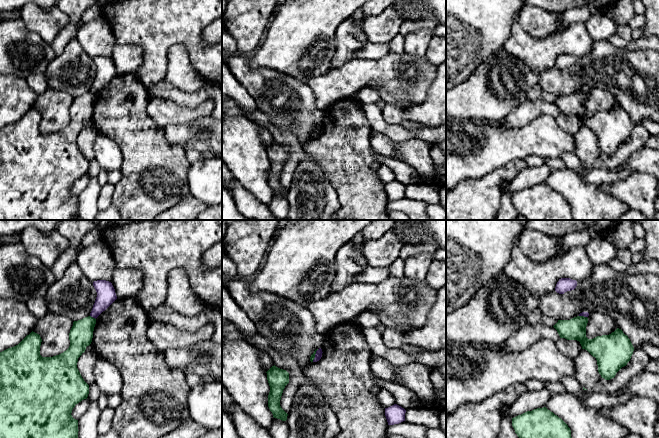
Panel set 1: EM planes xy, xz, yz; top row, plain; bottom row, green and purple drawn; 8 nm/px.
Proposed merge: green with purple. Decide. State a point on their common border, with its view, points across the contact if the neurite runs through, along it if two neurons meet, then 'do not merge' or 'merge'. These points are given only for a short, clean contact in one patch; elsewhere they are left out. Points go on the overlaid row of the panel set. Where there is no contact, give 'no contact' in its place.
contact xy (92, 317); border xy (90, 315), (95, 319); do not merge

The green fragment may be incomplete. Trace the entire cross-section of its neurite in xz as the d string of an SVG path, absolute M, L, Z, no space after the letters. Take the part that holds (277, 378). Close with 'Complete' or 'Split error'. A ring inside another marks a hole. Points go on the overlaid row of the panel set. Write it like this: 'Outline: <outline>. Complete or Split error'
Outline: M275 365L267 372L267 380L270 386L268 395L268 407L274 418L287 420L288 414L281 408L280 400L285 386L289 383L289 373Z. Complete

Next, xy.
Outline: M91 316L74 321L69 333L69 348L63 353L53 357L42 357L40 355L42 339L39 334L33 331L18 345L0 352L0 438L78 438L78 420L74 419L71 413L76 404L87 399L89 394L89 385L82 378L77 368L77 362L78 358L85 352L86 347L92 342L95 324L96 319Z. Complete

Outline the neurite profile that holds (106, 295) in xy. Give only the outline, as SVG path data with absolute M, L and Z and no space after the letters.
M97 280L93 282L93 286L97 292L97 297L90 316L96 319L117 299L117 296L112 283L109 281Z

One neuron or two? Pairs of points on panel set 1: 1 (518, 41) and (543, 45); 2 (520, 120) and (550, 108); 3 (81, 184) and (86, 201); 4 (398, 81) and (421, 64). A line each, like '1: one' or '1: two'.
1: one
2: one
3: two
4: one

